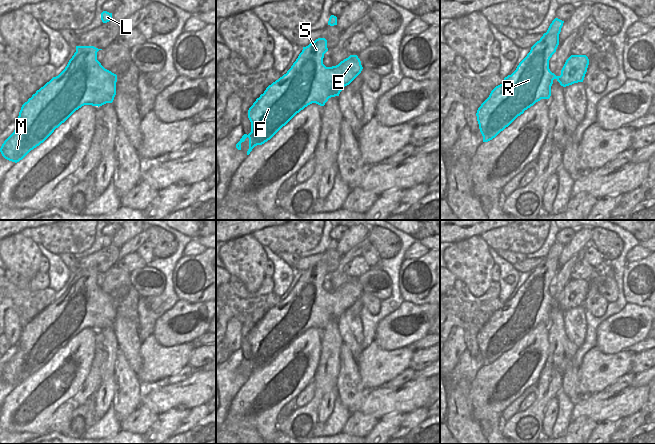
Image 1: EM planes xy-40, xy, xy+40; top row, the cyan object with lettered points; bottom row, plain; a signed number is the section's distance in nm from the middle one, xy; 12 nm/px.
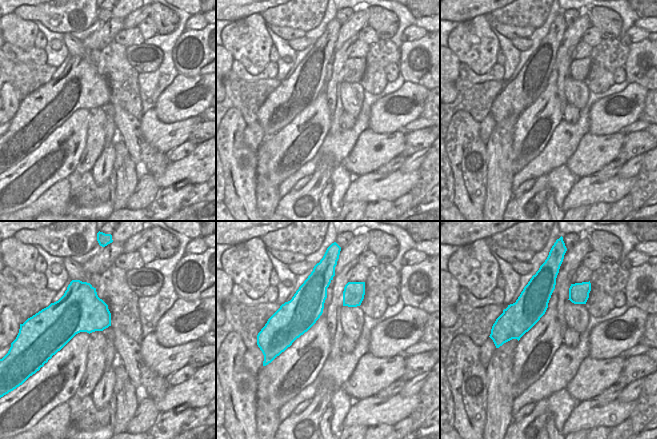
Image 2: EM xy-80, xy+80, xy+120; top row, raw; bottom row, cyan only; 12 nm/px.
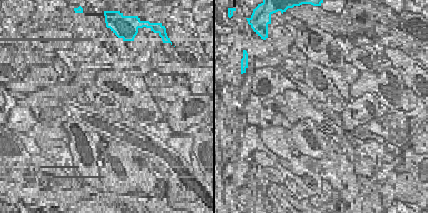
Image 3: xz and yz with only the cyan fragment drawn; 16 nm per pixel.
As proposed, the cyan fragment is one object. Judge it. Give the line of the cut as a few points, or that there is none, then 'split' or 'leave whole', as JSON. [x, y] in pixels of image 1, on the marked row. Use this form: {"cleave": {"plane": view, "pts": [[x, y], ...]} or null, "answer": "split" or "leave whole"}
{"cleave": null, "answer": "leave whole"}

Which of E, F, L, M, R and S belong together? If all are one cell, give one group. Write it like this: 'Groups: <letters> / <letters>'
Groups: E F L M R S

